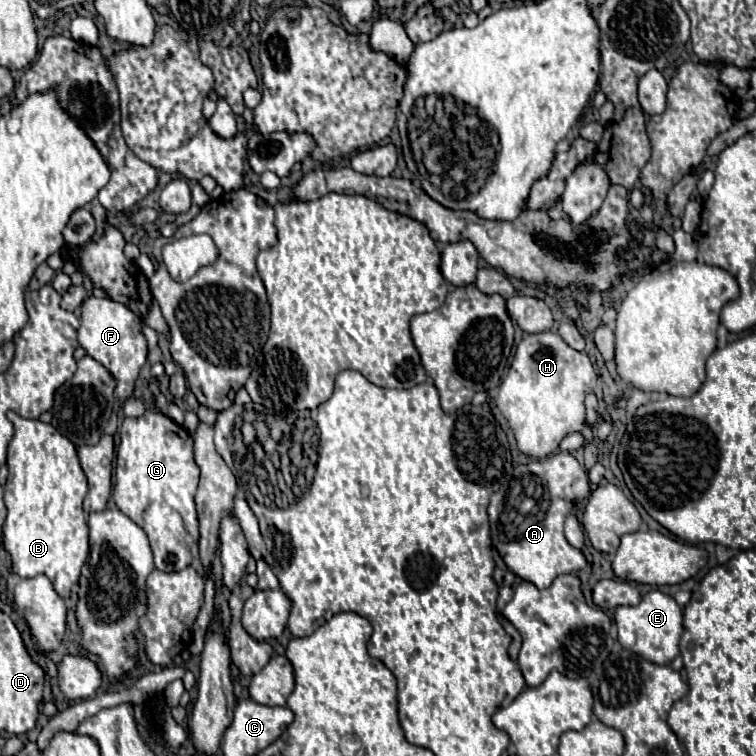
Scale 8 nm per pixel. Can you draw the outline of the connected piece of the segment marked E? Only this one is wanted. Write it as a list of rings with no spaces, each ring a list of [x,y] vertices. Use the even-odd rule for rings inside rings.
[[[660,590],[648,592],[638,606],[620,606],[614,614],[614,622],[618,628],[618,642],[638,656],[654,662],[654,664],[670,664],[680,654],[680,638],[682,638],[682,608],[676,600]]]

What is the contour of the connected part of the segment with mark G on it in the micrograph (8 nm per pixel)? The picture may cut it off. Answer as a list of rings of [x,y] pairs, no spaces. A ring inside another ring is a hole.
[[[146,410],[140,418],[124,418],[116,454],[114,502],[148,536],[154,566],[162,572],[178,572],[198,554],[196,488],[200,468],[192,454],[192,436],[168,416]]]

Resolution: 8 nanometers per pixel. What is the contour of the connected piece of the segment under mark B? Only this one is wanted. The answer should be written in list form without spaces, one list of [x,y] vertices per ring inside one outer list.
[[[16,412],[8,418],[14,424],[14,436],[8,444],[8,480],[4,486],[4,504],[8,516],[2,530],[4,550],[10,554],[12,572],[22,578],[48,576],[54,590],[68,598],[80,580],[80,570],[88,558],[88,524],[82,510],[86,496],[86,476],[80,468],[76,448],[54,426],[40,420],[26,420]]]

